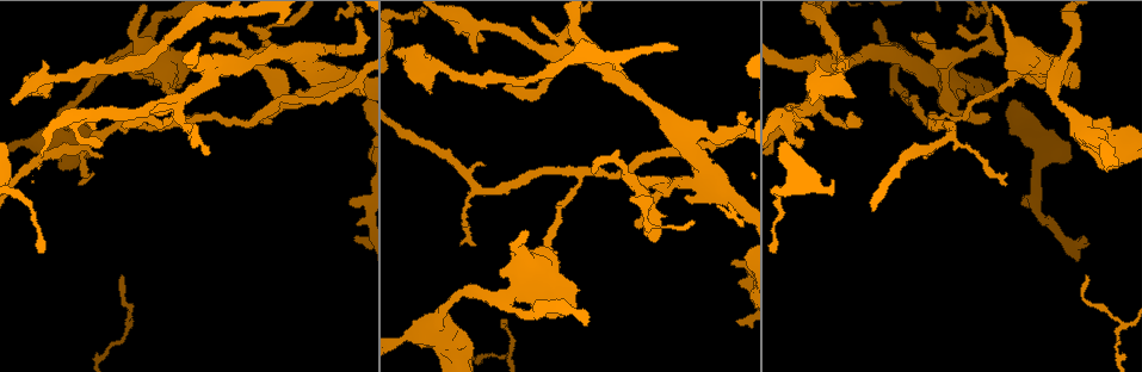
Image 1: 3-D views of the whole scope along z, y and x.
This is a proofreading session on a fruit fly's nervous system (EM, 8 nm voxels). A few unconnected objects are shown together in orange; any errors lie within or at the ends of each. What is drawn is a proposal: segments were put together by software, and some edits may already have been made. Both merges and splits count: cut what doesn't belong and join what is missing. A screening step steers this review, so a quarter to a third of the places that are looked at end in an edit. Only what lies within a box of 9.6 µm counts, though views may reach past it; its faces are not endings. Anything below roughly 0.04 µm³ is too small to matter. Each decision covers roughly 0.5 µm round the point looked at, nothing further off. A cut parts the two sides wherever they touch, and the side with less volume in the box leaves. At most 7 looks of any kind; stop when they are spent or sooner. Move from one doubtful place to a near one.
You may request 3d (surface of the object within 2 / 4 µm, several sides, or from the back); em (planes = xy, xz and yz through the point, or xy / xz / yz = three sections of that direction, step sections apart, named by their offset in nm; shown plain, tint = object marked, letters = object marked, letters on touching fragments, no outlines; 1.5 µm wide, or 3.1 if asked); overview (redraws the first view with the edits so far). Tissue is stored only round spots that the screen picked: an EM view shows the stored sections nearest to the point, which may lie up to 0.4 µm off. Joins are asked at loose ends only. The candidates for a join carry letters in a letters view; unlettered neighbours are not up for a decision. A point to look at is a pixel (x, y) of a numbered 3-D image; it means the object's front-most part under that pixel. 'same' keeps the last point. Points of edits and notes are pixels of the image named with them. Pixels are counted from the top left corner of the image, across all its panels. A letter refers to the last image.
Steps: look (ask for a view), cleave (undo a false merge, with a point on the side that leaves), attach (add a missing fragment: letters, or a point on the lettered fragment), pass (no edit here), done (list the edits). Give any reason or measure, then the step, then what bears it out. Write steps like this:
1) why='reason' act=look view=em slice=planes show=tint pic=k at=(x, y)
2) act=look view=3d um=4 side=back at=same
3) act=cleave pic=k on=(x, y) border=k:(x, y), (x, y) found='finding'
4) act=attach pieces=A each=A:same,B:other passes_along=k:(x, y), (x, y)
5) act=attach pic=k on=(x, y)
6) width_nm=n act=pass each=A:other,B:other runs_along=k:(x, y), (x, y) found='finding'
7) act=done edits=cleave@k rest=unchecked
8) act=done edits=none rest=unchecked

why='an open end' act=look view=3d um=2 pic=1 at=(1106, 118)

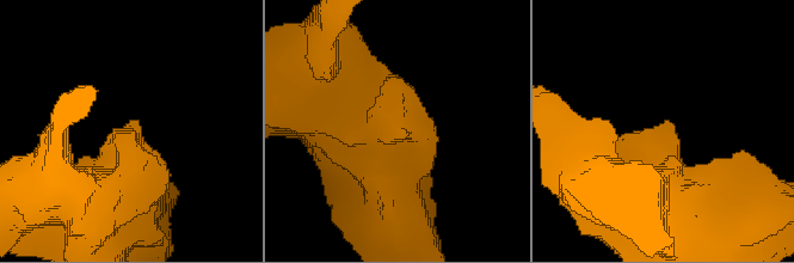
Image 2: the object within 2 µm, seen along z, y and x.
why='need the tissue' act=look view=em slice=planes show=letters pic=2 at=(669, 121)

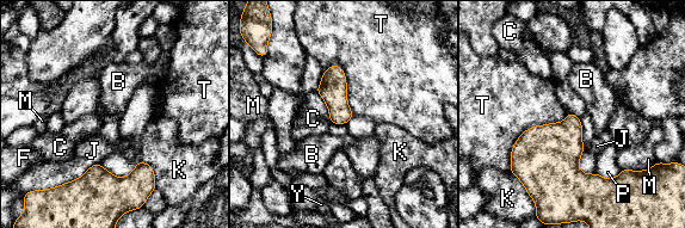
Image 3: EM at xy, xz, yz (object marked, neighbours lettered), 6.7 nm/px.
longest_contact=T:550nm act=pass each=B:other,C:other,F:other,J:other,K:other,M:other,P:other,T:other,Y:other border=3:(568, 112), (528, 128), (510, 168) found='no lettered fragment goes on from it'

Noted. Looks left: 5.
why='free end' act=look view=3d um=2 pic=1 at=(635, 225)

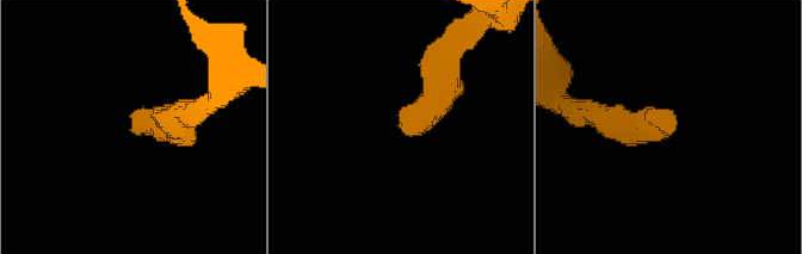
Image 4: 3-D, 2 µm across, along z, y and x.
why='need the tissue' act=look view=em slice=planes show=letters pic=4 at=(668, 127)

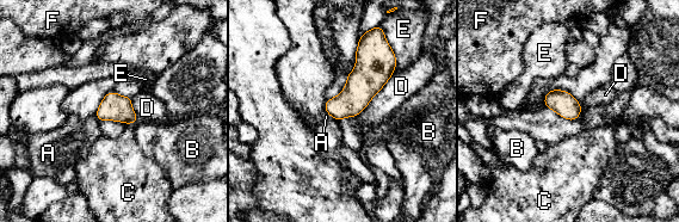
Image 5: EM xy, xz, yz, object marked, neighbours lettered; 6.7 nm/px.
width_nm=160 act=pass each=A:other,B:other,C:other,D:other,E:other,F:other border=5:(394, 73), (371, 100), (355, 116) found='none of them fits'

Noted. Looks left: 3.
why='branch stops here' act=look view=em slice=planes show=letters pic=1 at=(966, 87)

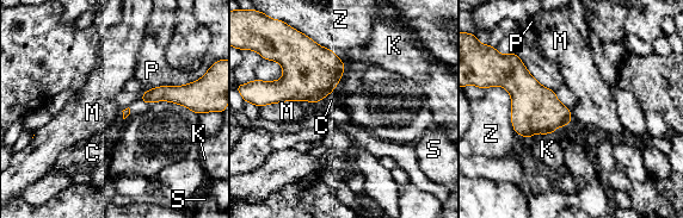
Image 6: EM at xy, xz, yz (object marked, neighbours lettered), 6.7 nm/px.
act=pass each=C:other,K:other,M:other,P:other,S:other,Z:other border=6:(294, 100), (282, 100), (277, 104) found='none of them fits'

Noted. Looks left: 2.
act=done edits=none rest=unchecked

